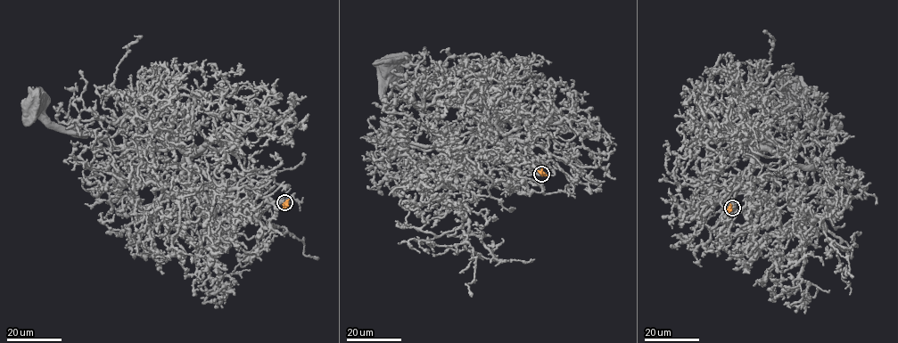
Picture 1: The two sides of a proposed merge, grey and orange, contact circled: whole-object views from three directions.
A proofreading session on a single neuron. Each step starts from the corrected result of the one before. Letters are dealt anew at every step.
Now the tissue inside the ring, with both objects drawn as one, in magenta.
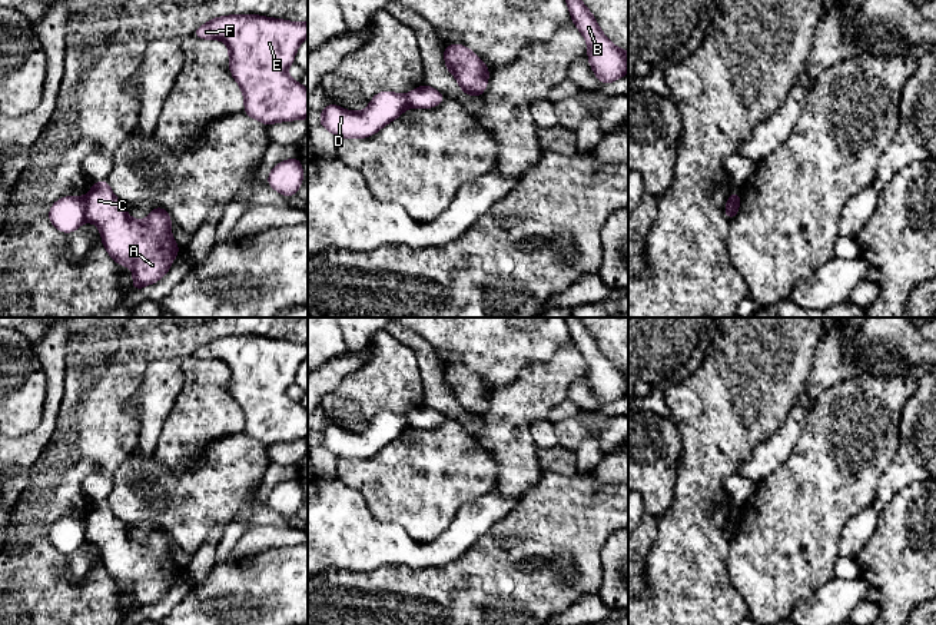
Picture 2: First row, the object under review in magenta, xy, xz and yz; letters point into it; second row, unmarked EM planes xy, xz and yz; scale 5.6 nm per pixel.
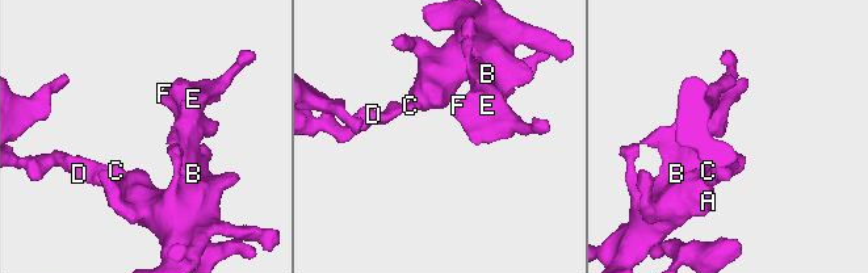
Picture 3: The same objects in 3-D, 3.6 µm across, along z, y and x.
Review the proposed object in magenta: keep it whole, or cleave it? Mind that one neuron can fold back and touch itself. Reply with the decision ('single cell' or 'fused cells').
fused cells

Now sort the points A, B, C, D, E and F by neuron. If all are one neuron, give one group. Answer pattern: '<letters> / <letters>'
A B C E F / D

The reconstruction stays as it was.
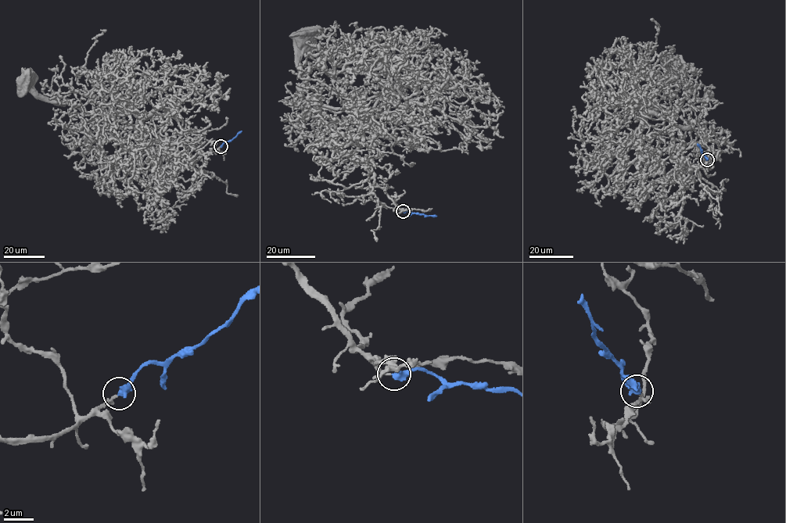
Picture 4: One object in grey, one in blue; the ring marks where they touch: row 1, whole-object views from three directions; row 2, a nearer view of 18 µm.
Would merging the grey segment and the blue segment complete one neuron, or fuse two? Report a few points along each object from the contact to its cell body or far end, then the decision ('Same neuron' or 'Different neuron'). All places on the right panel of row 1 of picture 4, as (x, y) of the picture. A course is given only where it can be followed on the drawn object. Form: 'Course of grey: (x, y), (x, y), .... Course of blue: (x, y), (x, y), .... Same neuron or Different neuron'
Course of grey: (708, 159), (699, 177), (672, 160), (671, 130), (696, 124), (710, 98), (695, 97), (672, 68). Course of blue: (708, 159), (697, 144). Same neuron

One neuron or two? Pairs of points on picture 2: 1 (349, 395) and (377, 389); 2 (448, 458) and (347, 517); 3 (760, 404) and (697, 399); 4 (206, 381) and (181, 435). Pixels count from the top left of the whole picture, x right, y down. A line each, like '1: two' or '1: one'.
1: one
2: two
3: one
4: one

